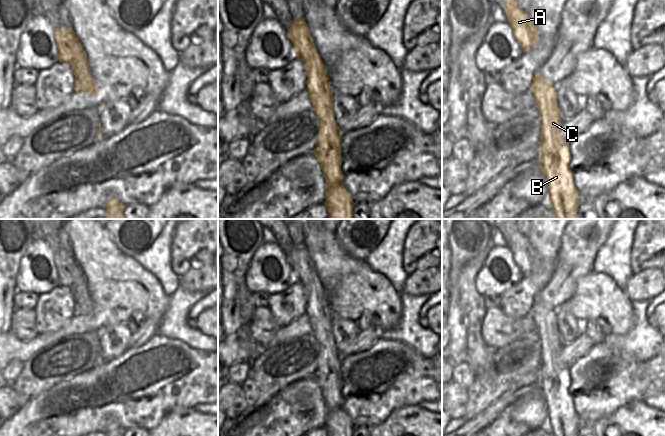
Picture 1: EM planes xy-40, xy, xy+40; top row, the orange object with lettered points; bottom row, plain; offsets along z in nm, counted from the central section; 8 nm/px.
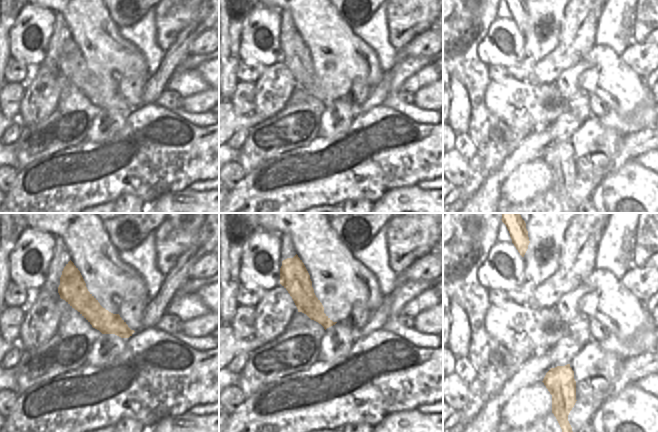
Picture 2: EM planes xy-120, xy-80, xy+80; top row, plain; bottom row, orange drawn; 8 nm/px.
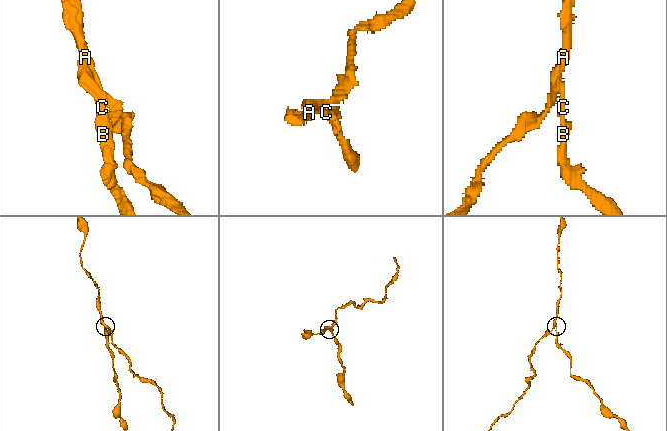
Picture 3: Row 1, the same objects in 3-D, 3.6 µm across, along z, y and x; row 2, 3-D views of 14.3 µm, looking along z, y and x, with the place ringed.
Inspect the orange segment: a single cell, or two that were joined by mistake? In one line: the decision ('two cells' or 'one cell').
two cells

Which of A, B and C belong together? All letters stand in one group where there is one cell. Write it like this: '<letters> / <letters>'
A / B C

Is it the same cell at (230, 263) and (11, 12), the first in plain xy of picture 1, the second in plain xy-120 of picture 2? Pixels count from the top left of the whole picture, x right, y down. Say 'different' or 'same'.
same

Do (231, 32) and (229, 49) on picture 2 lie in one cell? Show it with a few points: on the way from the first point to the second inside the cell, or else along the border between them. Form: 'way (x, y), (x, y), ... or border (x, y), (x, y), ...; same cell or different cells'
way (229, 36), (229, 45); same cell

